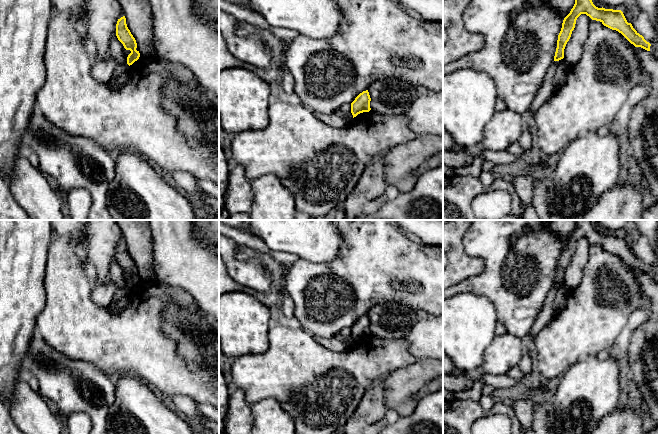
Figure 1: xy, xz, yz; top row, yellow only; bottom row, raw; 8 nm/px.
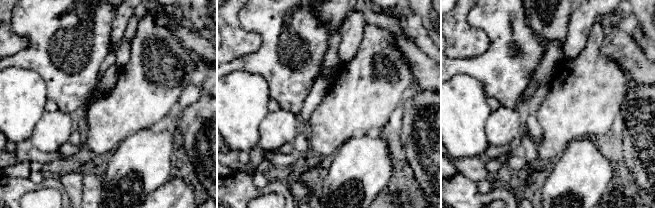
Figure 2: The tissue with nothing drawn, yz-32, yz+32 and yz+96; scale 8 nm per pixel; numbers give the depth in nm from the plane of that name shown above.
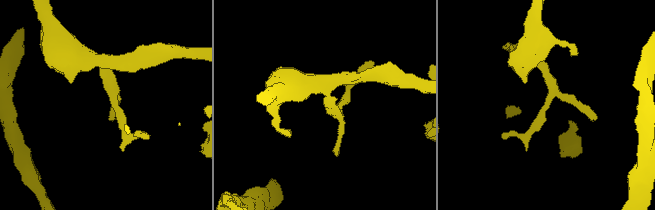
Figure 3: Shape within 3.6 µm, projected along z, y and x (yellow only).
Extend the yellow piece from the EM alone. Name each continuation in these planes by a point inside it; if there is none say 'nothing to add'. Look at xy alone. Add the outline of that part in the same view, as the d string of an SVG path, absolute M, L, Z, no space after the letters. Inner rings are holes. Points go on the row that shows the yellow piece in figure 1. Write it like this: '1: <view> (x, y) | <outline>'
nothing to add

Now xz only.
nothing to add

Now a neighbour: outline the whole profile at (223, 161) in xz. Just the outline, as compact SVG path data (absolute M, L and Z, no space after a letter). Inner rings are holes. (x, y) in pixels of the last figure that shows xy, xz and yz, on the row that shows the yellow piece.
M219 145L219 206L222 209L219 220L228 220L230 216L229 212L225 208L225 193L228 187L229 171L226 153Z

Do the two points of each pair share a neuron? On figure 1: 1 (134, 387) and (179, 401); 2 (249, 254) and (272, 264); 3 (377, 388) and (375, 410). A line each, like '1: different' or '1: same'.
1: different
2: same
3: same

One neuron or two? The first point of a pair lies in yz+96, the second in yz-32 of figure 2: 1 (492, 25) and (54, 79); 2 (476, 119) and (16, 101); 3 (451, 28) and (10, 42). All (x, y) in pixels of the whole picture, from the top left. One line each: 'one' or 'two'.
1: one
2: one
3: one

